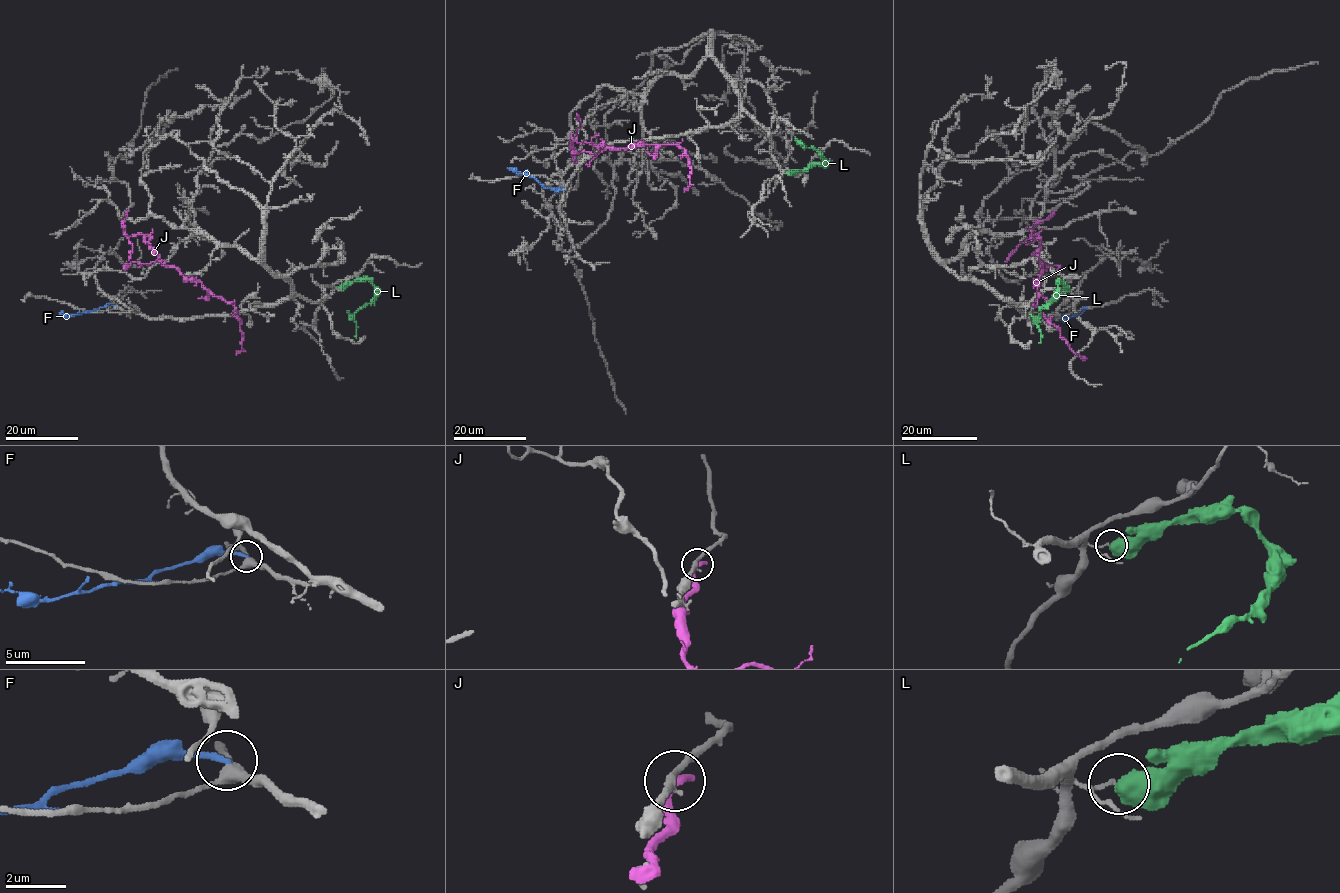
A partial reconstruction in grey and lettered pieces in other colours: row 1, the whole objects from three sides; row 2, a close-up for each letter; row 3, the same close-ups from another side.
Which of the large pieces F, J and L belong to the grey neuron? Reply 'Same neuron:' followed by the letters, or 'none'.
Same neuron: none

